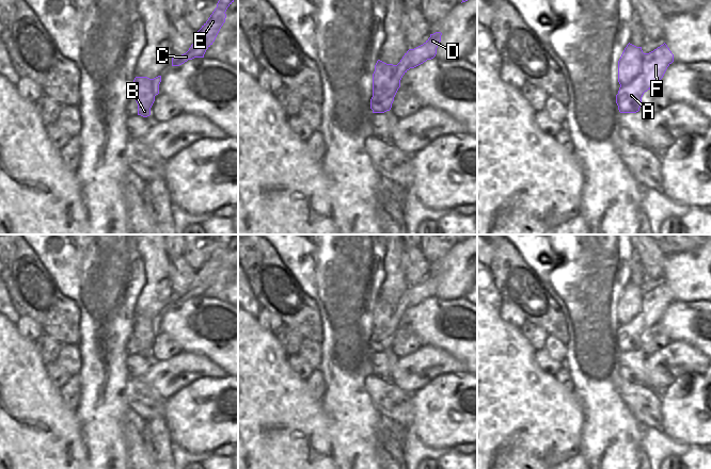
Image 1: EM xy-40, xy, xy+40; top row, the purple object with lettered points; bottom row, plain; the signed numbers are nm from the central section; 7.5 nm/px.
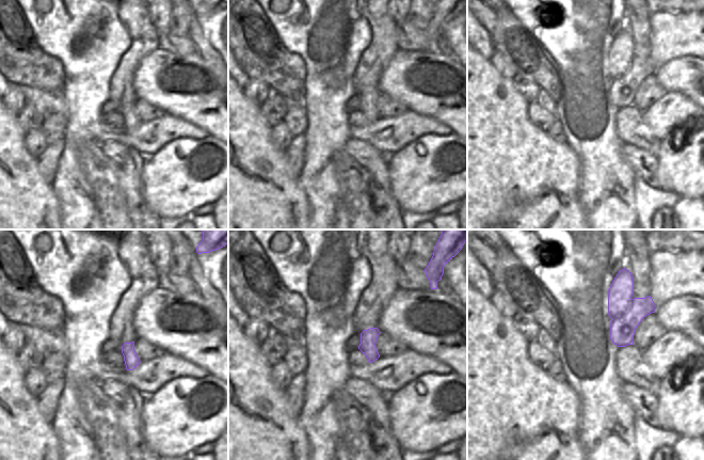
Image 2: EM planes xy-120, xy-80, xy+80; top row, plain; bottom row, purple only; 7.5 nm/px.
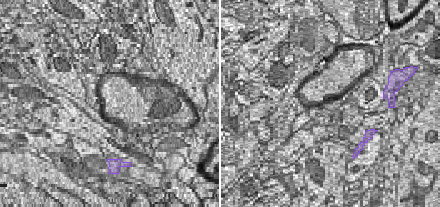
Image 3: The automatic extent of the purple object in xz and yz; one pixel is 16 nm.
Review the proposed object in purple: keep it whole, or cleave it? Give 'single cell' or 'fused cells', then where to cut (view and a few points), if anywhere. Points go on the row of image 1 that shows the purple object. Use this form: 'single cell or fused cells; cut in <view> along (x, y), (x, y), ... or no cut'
fused cells; cut in xy along (396, 65), (397, 68), (388, 76), (379, 103), (373, 111)

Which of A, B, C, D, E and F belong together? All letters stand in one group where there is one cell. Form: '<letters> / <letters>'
A C D E F / B

